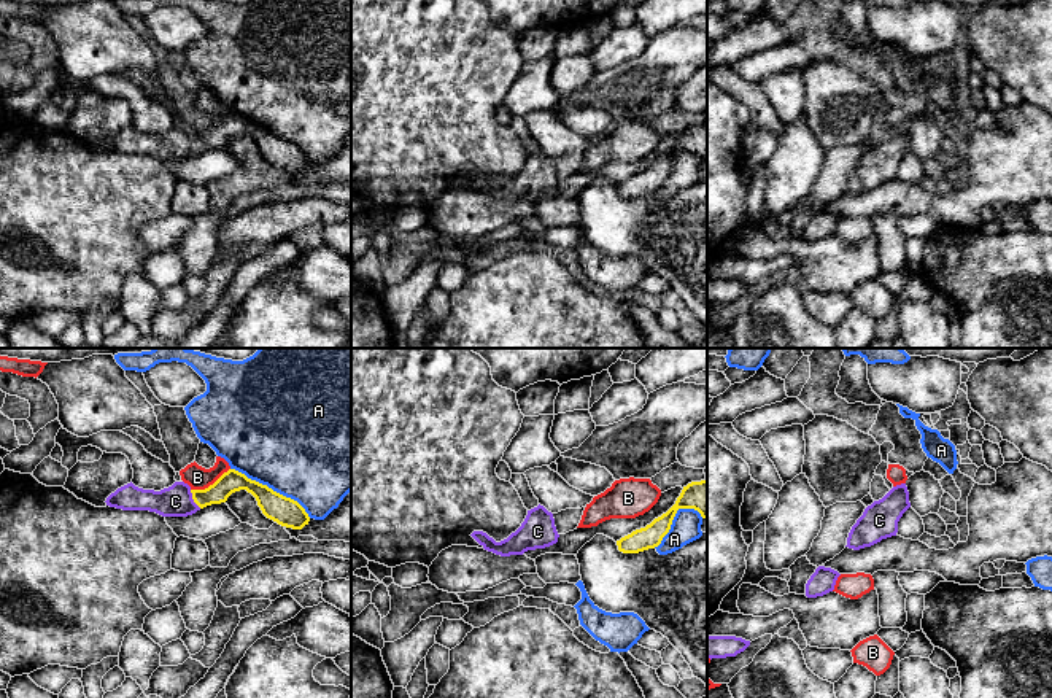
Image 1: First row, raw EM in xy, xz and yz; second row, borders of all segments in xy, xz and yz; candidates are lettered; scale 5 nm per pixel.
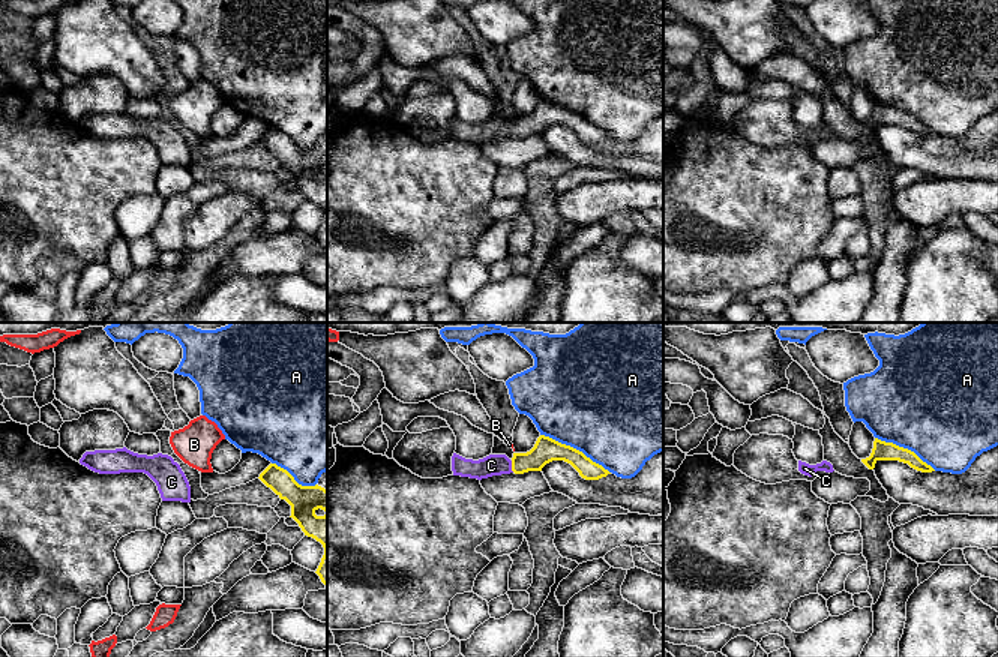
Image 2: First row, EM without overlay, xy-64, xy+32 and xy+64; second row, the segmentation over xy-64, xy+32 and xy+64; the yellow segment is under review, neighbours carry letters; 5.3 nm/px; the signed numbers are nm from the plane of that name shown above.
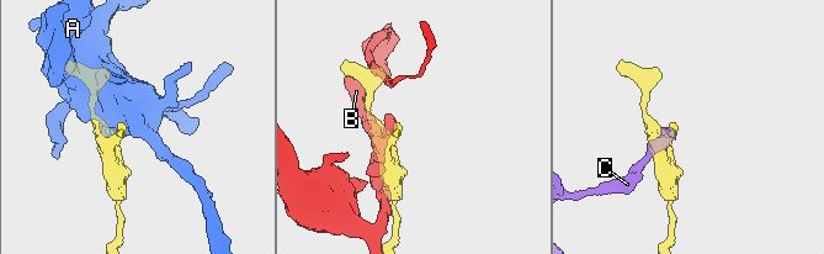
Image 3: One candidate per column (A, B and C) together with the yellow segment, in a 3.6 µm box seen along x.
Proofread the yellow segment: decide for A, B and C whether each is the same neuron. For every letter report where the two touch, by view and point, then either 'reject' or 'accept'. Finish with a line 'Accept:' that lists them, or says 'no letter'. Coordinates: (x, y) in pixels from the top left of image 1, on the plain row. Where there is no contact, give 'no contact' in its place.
A: xy (270, 132) | reject
B: xy (210, 129) | reject
C: xy (194, 143) | accept
Accept: C

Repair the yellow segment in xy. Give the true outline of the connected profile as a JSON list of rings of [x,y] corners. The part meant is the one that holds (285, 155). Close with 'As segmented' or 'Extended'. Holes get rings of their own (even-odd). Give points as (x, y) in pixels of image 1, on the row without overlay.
[[[235,113],[224,116],[205,134],[192,134],[184,126],[175,126],[168,132],[154,135],[138,132],[130,126],[111,137],[105,146],[122,154],[149,154],[162,161],[188,161],[207,149],[226,146],[232,137],[240,134],[251,137],[262,157],[281,170],[302,173],[310,165],[308,157],[297,145],[248,122]]]. Extended

